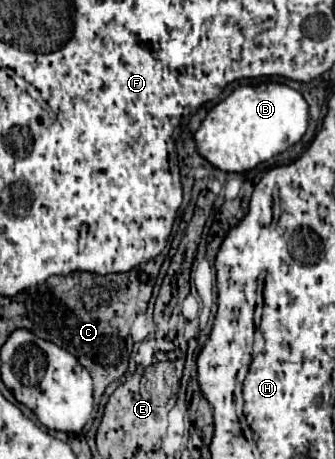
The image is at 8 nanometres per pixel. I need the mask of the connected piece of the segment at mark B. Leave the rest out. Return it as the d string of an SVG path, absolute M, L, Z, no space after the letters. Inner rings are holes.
M261 83L257 87L241 85L227 99L217 103L207 113L201 127L195 131L195 143L197 143L199 155L207 159L213 167L225 173L245 173L245 171L255 169L259 163L283 153L291 145L295 145L305 135L307 121L309 121L307 103L299 91L281 83Z

